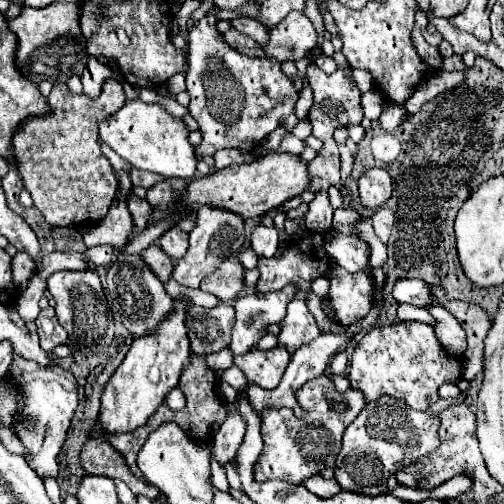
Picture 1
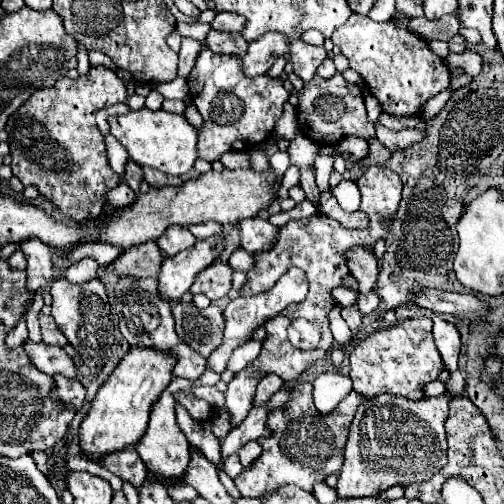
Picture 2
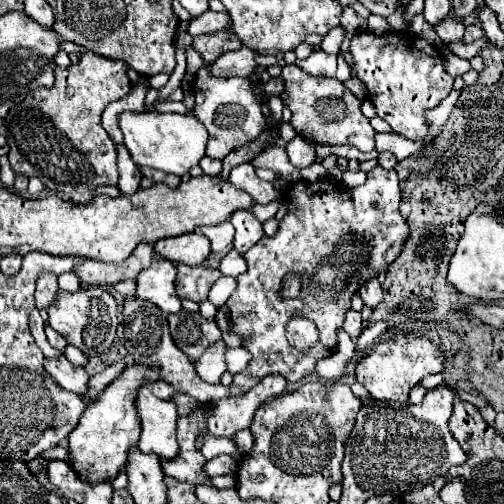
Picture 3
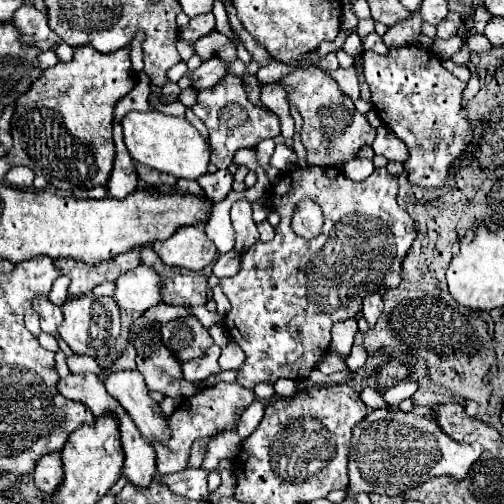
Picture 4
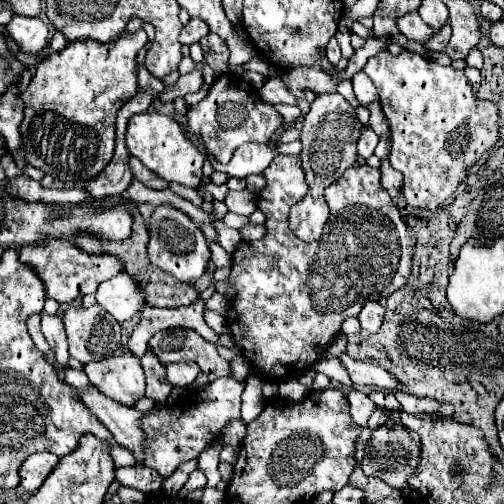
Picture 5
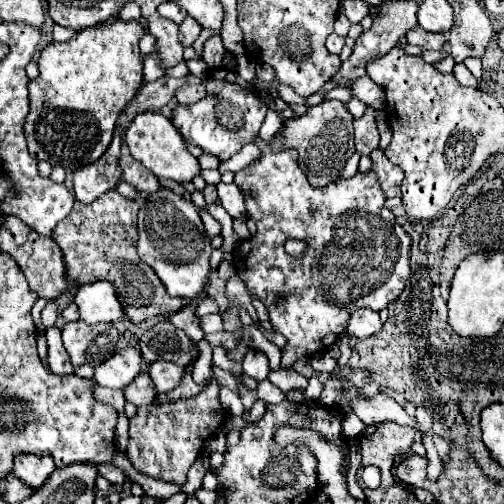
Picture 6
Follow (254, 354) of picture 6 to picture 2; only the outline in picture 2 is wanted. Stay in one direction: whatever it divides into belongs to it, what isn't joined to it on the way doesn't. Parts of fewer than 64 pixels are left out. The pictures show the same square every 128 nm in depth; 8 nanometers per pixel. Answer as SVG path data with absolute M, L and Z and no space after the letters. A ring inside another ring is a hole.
M248 442L244 444L244 448L240 448L240 460L242 460L242 466L246 468L254 458L258 458L262 452L260 444L258 442Z

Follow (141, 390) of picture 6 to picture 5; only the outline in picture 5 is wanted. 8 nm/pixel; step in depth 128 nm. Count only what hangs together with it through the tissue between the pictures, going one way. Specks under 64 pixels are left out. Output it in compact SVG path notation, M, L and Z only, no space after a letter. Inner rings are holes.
M146 352L142 356L142 368L146 372L146 396L152 398L156 406L166 402L172 386L164 380L164 366L150 352Z

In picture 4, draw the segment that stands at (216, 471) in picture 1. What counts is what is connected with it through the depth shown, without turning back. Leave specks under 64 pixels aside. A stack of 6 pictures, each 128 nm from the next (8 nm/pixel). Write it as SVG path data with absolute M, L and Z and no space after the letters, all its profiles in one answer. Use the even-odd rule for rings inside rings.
M236 430L218 432L208 442L208 452L206 452L206 458L202 462L202 468L212 470L212 468L218 468L216 464L220 464L220 460L234 458L240 452L240 444L242 444L242 438L238 436Z

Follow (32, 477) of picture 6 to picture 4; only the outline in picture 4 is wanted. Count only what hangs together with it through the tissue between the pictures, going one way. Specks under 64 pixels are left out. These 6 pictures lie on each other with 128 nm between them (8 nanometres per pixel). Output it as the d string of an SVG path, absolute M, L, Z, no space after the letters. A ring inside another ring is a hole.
M50 452L44 454L36 460L34 466L34 484L38 490L50 494L52 488L56 488L56 484L60 484L62 480L62 460L60 460L60 452Z

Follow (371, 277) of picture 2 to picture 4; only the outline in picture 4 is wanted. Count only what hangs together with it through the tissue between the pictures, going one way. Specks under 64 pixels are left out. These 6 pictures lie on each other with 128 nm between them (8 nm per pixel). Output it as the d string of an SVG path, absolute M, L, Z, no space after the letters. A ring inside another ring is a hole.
M376 292L372 296L366 296L364 306L362 306L362 316L366 318L366 322L370 326L374 326L378 322L380 314L382 314L382 298L380 298L380 294Z

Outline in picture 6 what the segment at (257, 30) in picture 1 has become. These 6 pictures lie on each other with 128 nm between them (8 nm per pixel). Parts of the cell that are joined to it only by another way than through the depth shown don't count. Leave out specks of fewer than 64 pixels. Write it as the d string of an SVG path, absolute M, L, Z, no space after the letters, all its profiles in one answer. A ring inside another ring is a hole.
M186 16L186 20L180 26L180 42L182 42L182 46L192 46L194 40L200 36L200 30L202 30L202 26L196 24L196 20L192 20L190 16Z

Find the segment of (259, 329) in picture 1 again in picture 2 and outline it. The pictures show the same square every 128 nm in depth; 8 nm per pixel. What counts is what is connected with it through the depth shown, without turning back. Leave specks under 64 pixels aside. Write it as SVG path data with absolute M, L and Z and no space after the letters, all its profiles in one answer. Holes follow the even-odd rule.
M290 268L286 274L280 276L280 280L274 284L272 290L264 292L264 294L258 294L258 296L238 296L234 300L228 302L228 306L224 308L224 342L220 344L220 348L216 348L210 356L208 356L208 370L212 372L218 372L222 374L226 370L226 364L228 364L228 358L230 354L234 352L234 348L246 344L250 340L250 334L264 324L266 318L274 316L274 314L280 314L284 308L288 308L290 304L296 304L296 302L302 302L308 294L308 280L306 280L306 274L300 270L300 268Z

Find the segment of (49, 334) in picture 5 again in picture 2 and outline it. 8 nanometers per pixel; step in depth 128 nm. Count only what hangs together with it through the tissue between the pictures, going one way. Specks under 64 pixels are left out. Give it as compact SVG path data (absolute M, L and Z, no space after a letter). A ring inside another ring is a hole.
M26 240L20 244L20 250L28 260L28 286L34 290L44 290L54 280L50 248L40 240Z

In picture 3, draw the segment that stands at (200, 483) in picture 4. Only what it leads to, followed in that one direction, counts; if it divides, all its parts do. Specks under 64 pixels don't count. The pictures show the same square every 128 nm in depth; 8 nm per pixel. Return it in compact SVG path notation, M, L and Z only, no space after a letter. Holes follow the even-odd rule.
M216 456L204 464L204 476L212 478L218 474L232 474L236 470L236 462L230 456Z

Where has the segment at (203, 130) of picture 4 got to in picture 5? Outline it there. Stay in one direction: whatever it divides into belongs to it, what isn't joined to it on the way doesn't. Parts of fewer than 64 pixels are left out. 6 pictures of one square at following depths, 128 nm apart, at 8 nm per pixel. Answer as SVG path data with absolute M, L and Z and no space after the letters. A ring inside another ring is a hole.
M300 139L282 144L282 148L256 142L246 143L236 149L228 164L213 162L216 159L208 150L206 150L206 154L216 172L224 172L234 178L246 178L250 174L260 174L272 162L272 158L280 154L299 155L301 149Z

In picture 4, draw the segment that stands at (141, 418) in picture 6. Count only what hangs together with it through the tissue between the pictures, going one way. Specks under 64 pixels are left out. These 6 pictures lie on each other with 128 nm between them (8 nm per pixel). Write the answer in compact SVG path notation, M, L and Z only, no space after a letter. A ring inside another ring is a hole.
M218 382L210 388L202 388L190 398L190 406L178 406L176 412L168 418L168 428L170 428L170 438L166 442L152 442L156 448L156 470L160 474L172 474L180 472L188 464L190 448L194 440L198 438L208 438L212 434L218 434L222 428L232 428L238 424L238 418L242 412L256 400L254 392L240 386L240 384L228 384L228 382Z

